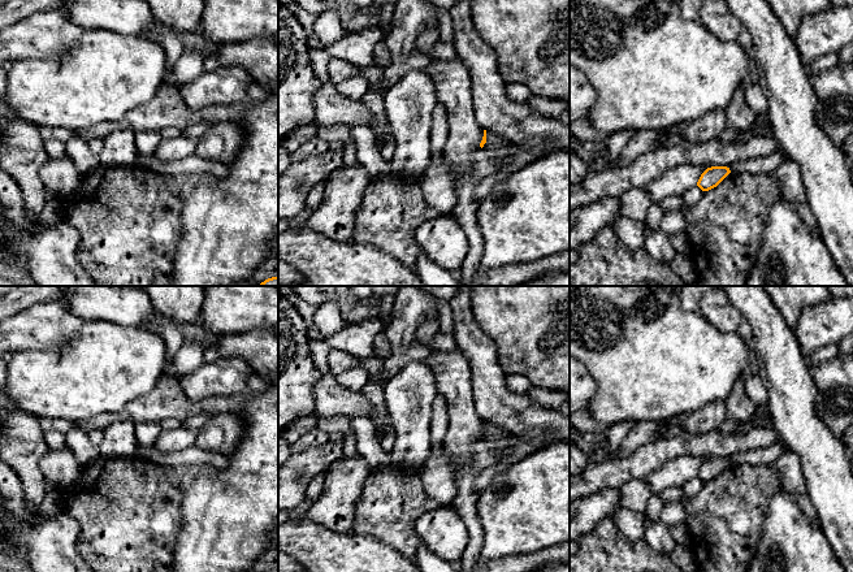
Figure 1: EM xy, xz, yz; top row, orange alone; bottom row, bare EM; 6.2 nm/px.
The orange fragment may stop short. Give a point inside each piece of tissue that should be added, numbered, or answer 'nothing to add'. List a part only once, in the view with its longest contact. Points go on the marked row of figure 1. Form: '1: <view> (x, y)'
nothing to add

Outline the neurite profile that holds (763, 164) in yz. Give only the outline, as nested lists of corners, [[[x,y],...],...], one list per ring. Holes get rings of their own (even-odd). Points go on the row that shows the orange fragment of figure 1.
[[[781,152],[767,156],[740,160],[729,166],[729,170],[740,174],[768,174],[778,169],[788,157]]]

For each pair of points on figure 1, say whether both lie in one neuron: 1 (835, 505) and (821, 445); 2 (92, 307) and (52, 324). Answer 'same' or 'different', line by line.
1: same
2: different

